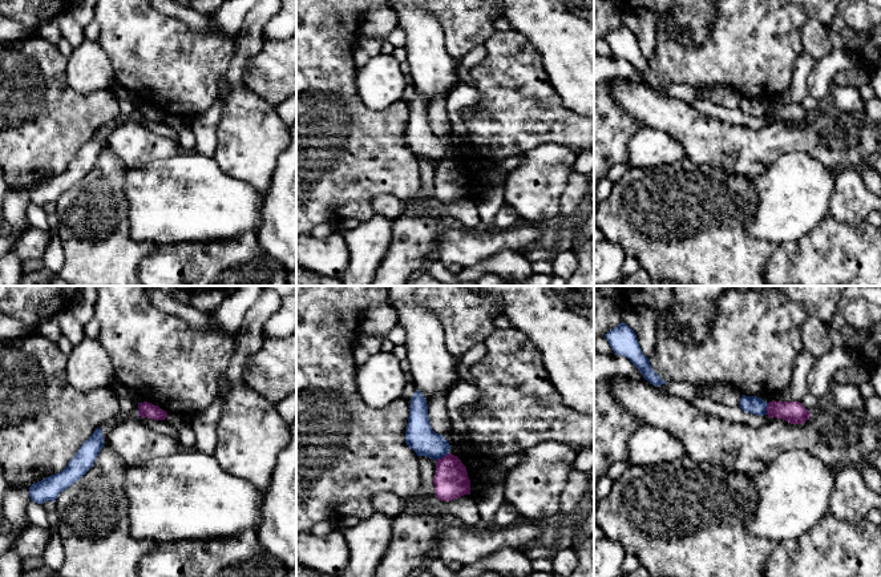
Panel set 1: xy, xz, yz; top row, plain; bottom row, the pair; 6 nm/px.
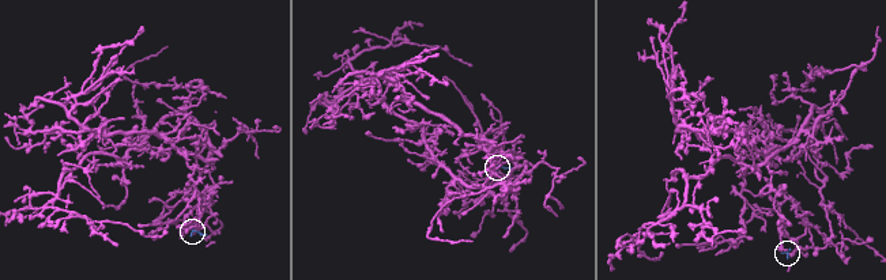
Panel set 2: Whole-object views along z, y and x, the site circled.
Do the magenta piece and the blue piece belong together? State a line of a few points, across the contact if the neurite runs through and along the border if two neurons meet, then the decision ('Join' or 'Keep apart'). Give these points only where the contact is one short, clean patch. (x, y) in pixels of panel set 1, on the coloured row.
Line: xz (448, 452), (436, 460). Keep apart

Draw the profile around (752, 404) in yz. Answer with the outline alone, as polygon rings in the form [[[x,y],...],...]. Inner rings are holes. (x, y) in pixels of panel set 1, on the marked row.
[[[741,395],[739,407],[744,412],[749,412],[756,416],[761,416],[761,415],[767,415],[768,403],[756,396]]]

